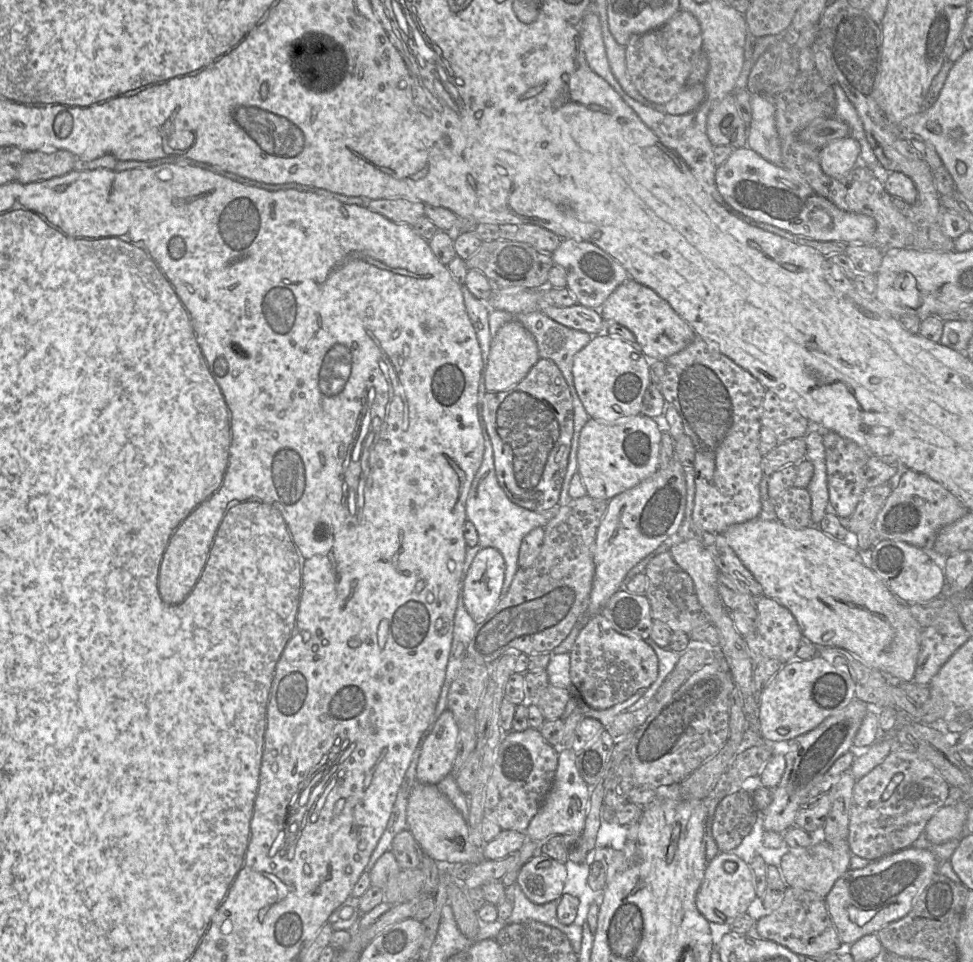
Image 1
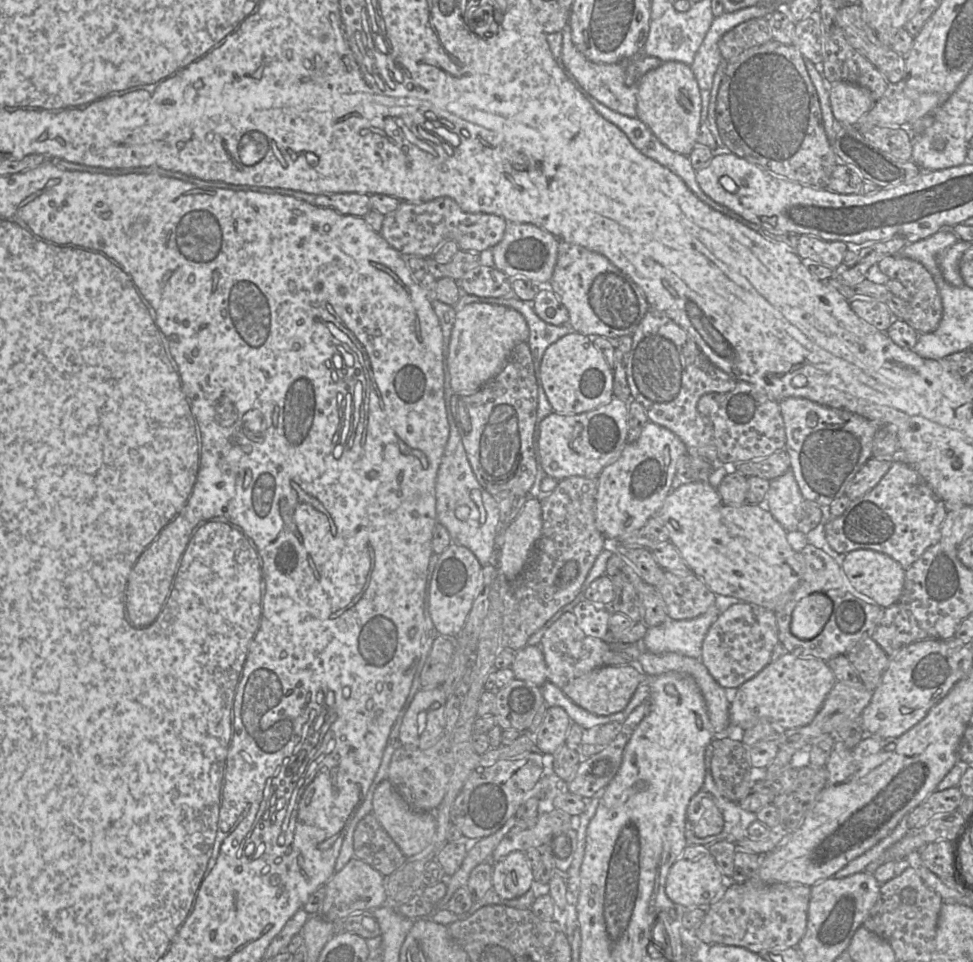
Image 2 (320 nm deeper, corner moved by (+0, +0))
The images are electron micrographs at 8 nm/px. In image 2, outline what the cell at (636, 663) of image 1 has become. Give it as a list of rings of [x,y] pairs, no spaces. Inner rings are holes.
[[[573,612],[564,613],[545,632],[539,645],[547,666],[547,681],[560,689],[570,680],[605,666],[611,660],[611,647],[606,641],[587,636],[577,624]]]

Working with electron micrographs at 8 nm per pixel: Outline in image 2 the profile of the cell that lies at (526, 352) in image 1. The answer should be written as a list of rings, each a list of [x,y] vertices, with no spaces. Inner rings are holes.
[[[477,302],[464,306],[456,312],[445,358],[452,390],[464,395],[477,391],[499,374],[515,345],[526,342],[528,337],[525,318],[510,307]]]

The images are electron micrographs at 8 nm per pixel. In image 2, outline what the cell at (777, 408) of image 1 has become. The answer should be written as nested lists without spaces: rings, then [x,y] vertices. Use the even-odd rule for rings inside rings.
[[[738,380],[735,388],[725,393],[709,393],[698,401],[698,411],[707,417],[713,425],[712,443],[717,450],[717,458],[721,464],[749,462],[762,459],[785,449],[786,434],[779,402],[771,400],[758,387]]]

